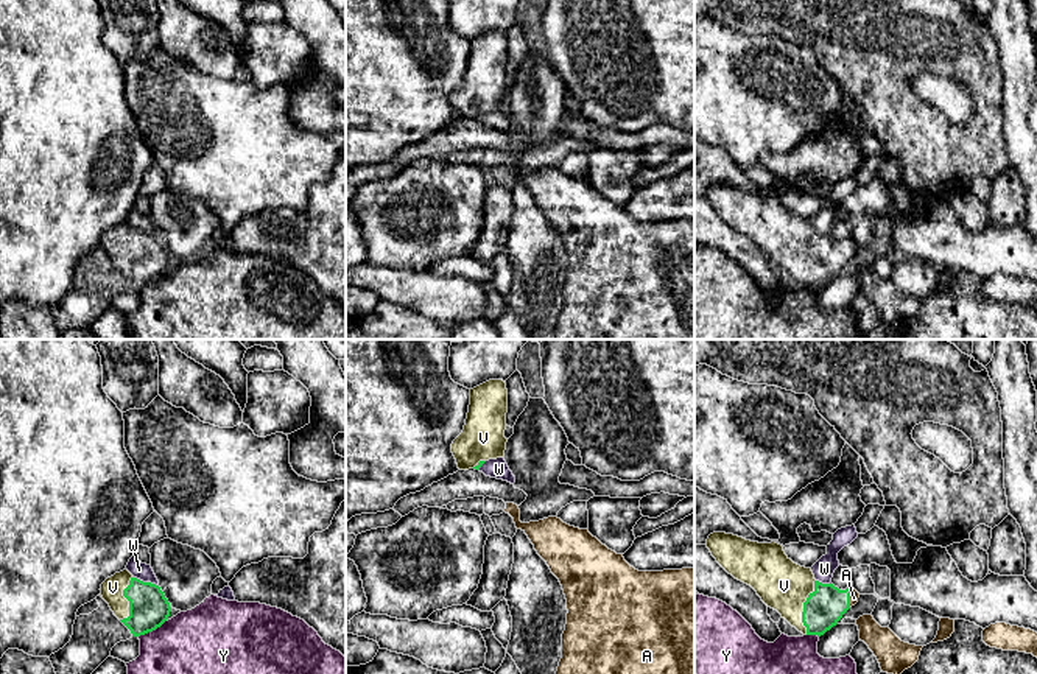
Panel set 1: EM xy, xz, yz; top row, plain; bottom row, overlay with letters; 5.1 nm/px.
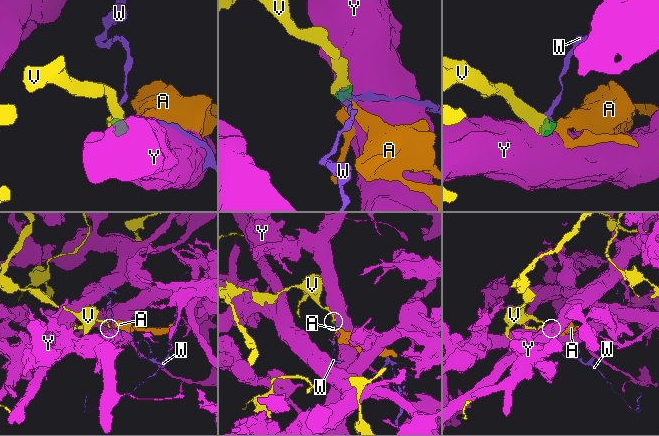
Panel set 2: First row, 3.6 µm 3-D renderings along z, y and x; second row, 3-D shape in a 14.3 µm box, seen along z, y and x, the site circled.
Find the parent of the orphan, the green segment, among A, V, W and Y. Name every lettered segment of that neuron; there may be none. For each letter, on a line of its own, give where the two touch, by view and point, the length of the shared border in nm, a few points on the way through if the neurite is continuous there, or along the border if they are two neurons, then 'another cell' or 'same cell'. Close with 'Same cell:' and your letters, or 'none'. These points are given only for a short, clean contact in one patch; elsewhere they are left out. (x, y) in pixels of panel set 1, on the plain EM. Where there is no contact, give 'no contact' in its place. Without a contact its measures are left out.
A: yz (849, 249) | 100 nm | across yz (824, 259), (829, 254), (849, 249), (854, 249) | same cell
V: yz (804, 259) | 300 nm | across yz (824, 259), (804, 259), (783, 237) | same cell
W: xy (147, 234) | 140 nm | along xy (134, 228), (158, 237) | another cell
Y: xy (151, 282) | 170 nm | along xy (165, 271), (139, 288) | another cell
Same cell: A, V

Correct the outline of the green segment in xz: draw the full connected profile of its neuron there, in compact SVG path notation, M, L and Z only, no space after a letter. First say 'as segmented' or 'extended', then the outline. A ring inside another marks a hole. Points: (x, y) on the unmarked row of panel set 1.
extended; M489 31L470 40L470 56L462 84L452 104L459 121L475 120L504 107L508 40L503 31Z

